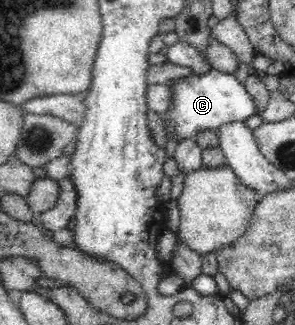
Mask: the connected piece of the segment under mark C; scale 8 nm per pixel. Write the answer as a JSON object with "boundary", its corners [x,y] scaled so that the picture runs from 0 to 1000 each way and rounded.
{"boundary":[[[719,215],[681,231],[654,222],[631,237],[580,249],[569,262],[569,332],[549,345],[553,403],[566,437],[593,431],[597,443],[620,431],[658,434],[675,406],[742,403],[766,378],[824,375],[861,354],[854,298],[834,286],[827,262],[807,255],[800,237]]]}

